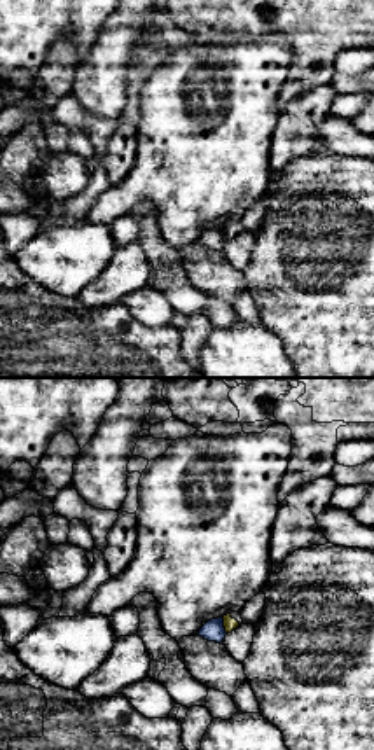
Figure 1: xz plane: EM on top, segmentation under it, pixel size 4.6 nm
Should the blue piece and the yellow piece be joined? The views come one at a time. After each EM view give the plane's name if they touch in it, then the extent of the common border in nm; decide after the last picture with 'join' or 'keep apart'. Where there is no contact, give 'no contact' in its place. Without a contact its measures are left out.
contact in xz; length 80 nm

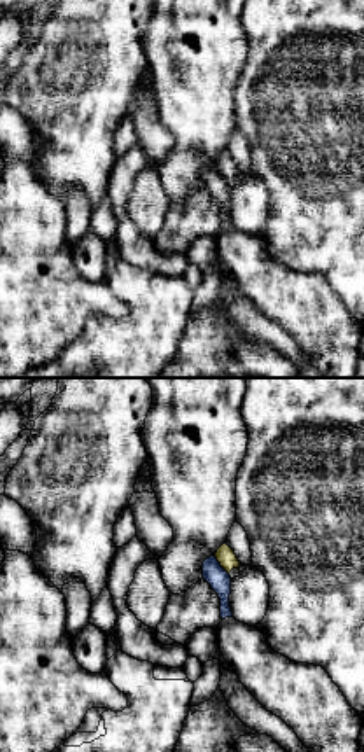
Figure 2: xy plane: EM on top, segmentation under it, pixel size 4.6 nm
contact in xy; length 110 nm

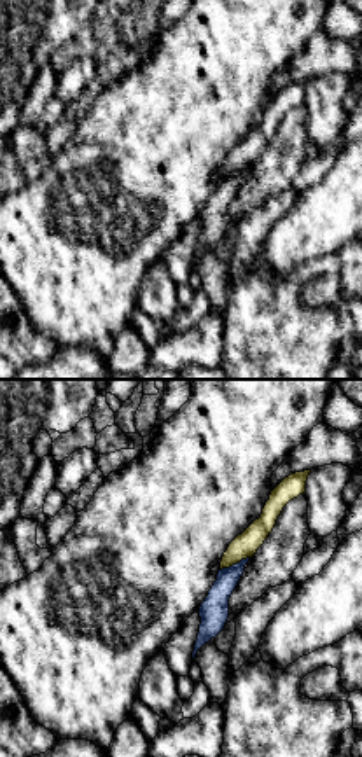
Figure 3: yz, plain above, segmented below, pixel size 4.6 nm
contact in yz; length 150 nm

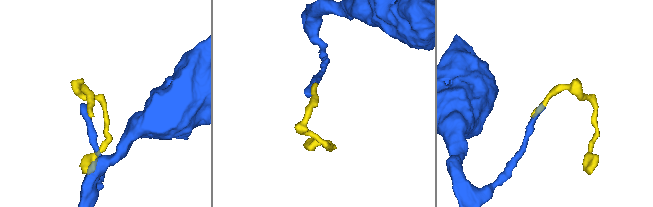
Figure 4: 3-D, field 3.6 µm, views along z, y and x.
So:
keep apart

